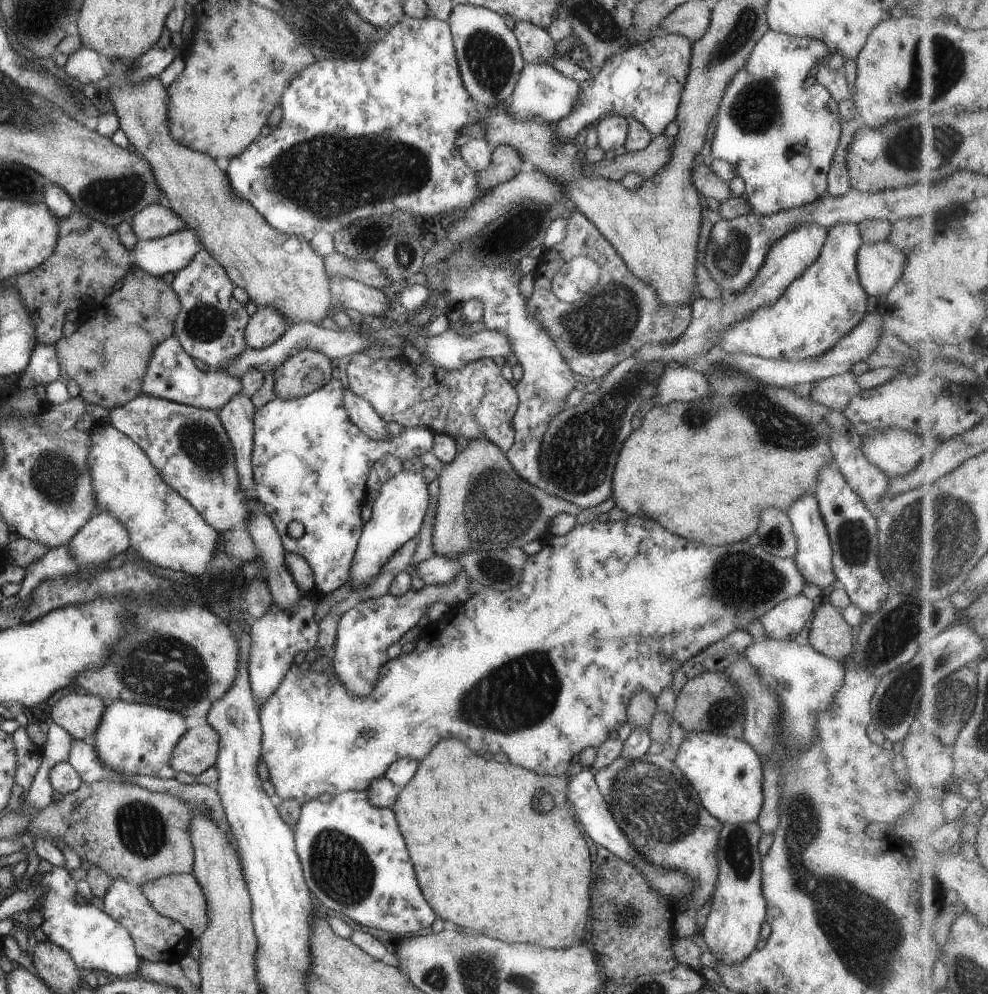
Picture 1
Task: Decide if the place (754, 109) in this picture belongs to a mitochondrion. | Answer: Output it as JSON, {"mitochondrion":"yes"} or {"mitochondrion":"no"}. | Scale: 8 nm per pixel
{"mitochondrion":"yes"}

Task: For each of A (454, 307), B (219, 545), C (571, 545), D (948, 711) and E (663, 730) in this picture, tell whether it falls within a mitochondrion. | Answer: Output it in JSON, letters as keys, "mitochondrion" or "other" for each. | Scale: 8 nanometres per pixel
{"A":"other","B":"other","C":"other","D":"mitochondrion","E":"other"}

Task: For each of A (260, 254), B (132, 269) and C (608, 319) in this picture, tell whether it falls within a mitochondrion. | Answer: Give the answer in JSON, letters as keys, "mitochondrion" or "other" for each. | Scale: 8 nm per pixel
{"A":"other","B":"other","C":"mitochondrion"}

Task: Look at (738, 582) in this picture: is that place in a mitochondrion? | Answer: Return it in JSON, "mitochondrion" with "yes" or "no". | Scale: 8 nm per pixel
{"mitochondrion":"yes"}

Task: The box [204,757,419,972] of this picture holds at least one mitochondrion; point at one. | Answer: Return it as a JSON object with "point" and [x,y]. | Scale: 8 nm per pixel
{"point":[339,866]}

